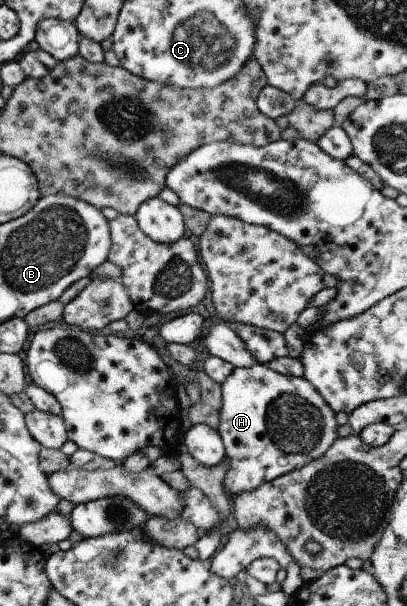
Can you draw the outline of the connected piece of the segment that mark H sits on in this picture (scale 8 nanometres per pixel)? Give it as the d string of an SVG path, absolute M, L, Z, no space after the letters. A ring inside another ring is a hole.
M257 363L250 368L234 368L231 375L221 384L221 389L222 410L217 431L223 440L229 463L224 486L231 497L256 490L261 484L272 482L283 474L320 458L338 438L336 413L303 376L283 375L266 364Z

